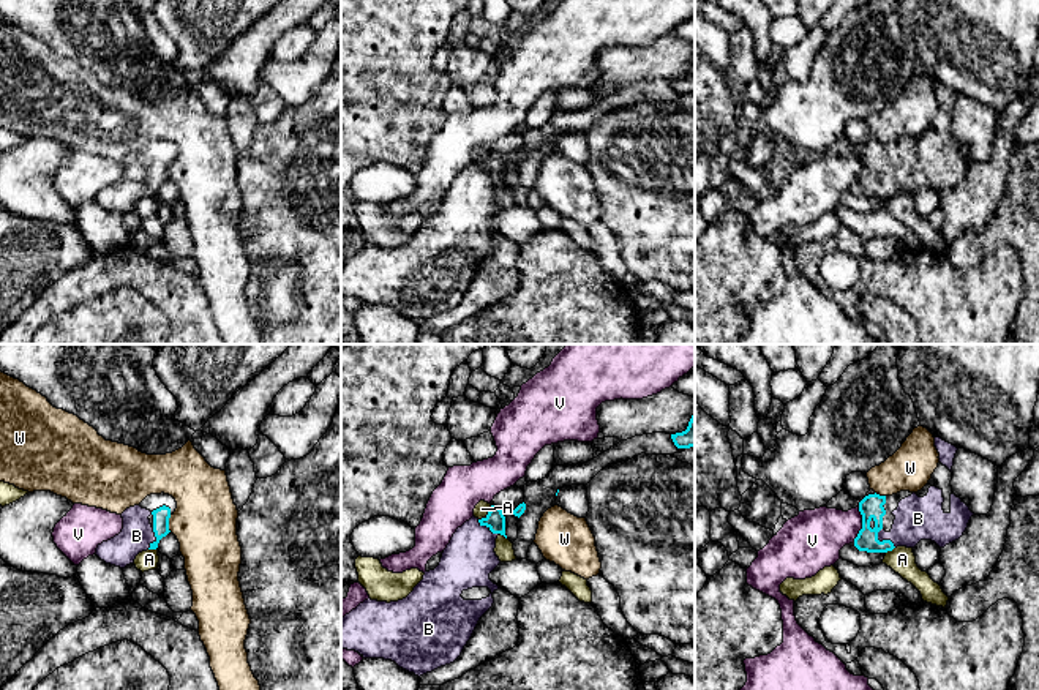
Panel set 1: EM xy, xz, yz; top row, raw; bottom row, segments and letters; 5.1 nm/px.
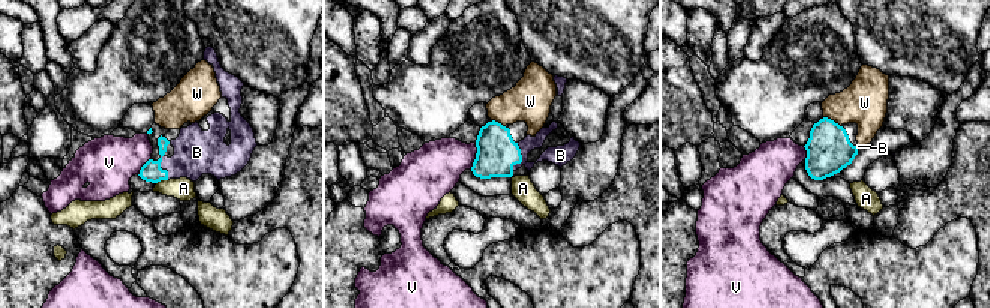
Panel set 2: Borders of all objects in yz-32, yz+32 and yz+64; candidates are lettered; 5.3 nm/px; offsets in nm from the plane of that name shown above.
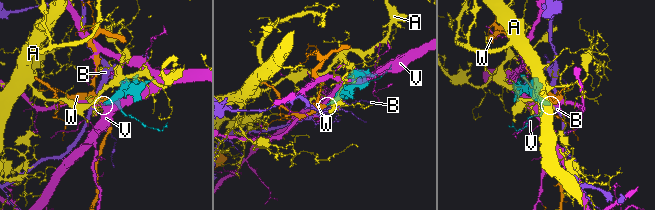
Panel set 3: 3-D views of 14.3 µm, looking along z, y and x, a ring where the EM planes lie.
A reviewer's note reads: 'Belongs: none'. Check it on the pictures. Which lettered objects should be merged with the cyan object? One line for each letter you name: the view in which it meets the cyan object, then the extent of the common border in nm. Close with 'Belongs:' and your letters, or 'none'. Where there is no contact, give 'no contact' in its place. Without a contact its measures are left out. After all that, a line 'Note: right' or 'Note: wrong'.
B: yz | 130 nm
Belongs: B
Note: wrong

